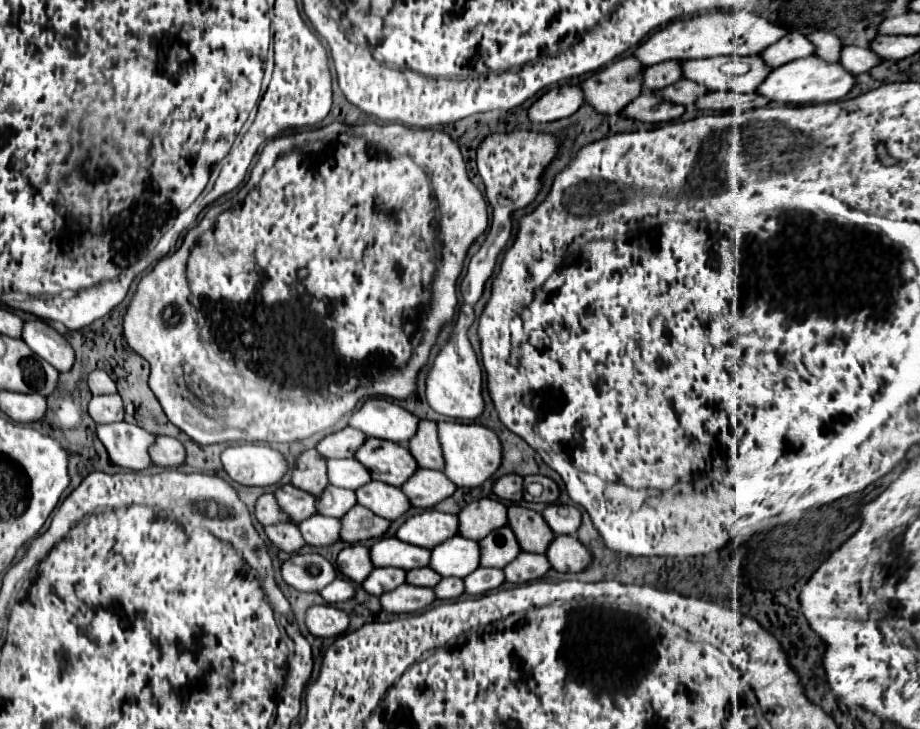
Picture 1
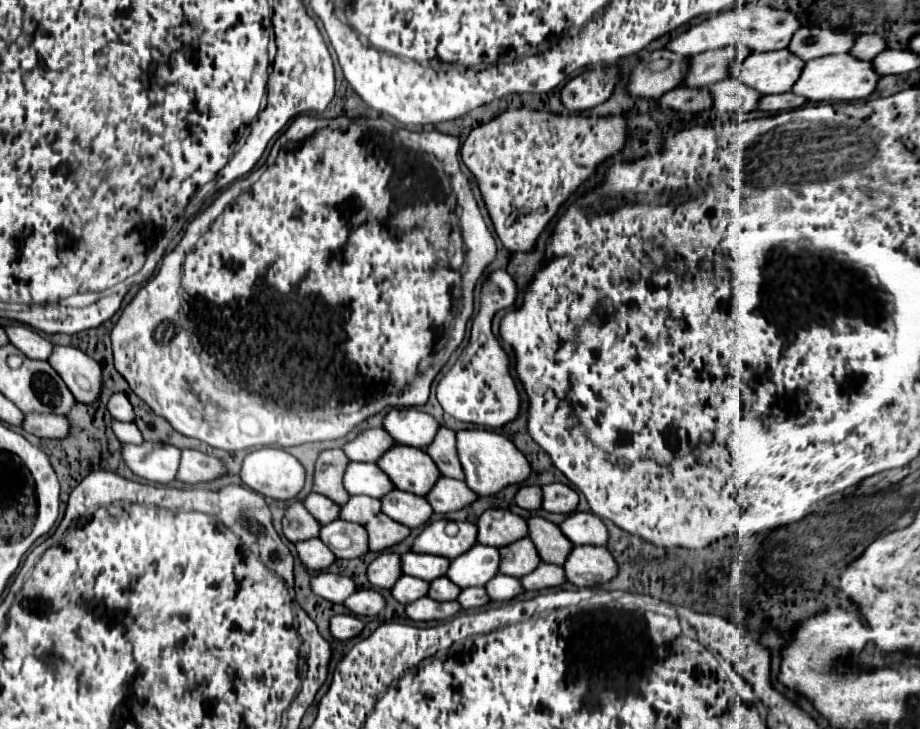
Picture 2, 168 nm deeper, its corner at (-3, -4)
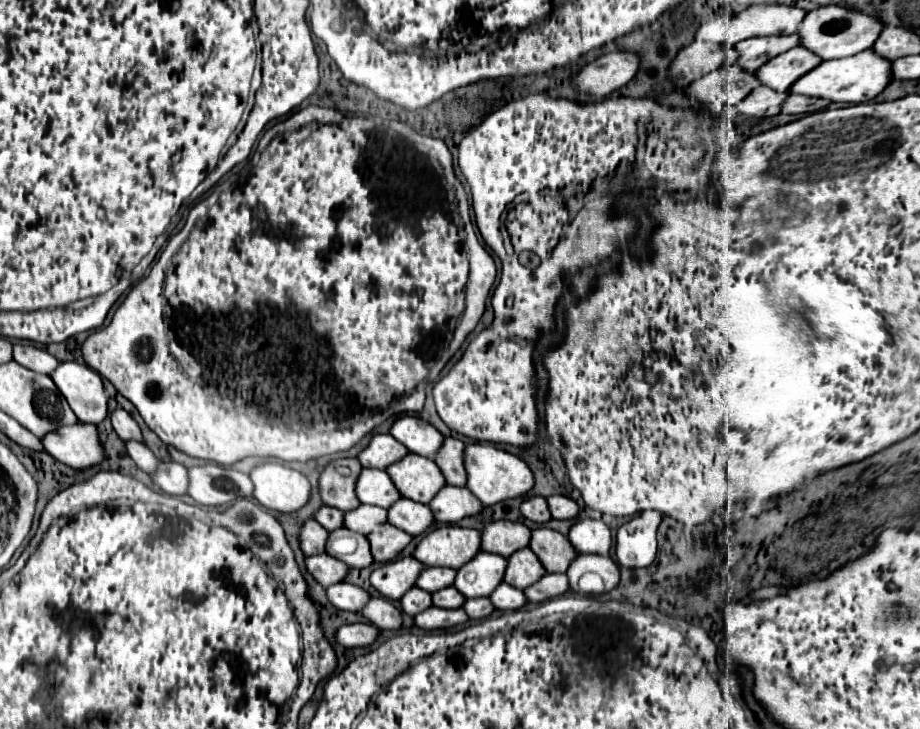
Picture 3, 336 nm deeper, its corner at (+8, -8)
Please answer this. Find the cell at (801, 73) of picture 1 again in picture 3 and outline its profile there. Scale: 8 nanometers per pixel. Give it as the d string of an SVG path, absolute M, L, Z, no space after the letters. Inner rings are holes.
M866 49L858 55L846 57L846 59L832 59L822 61L818 69L810 71L810 75L804 75L790 87L790 93L798 95L810 95L810 97L822 97L836 103L864 103L874 97L878 97L890 83L892 83L892 61L878 55L874 49Z

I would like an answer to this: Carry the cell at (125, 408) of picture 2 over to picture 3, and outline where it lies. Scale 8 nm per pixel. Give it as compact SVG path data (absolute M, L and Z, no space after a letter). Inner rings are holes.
M116 409L110 419L112 419L114 431L122 441L142 441L142 431L138 423L124 409Z

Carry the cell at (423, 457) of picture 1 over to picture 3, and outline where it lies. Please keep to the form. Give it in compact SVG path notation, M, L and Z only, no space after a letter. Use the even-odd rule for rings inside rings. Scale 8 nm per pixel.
M446 437L442 449L436 453L434 461L438 463L440 471L444 471L448 485L466 485L466 469L464 469L464 441L456 437Z

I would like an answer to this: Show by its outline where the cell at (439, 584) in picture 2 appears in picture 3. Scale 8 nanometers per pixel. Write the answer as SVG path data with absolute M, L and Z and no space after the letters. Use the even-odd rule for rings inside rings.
M446 587L438 593L434 593L432 601L436 607L442 607L442 609L460 609L464 605L466 597L456 587Z

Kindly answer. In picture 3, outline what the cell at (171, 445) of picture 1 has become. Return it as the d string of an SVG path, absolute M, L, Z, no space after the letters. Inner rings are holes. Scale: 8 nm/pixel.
M214 463L188 469L188 495L206 507L232 505L238 499L254 499L254 485L246 473L218 467Z

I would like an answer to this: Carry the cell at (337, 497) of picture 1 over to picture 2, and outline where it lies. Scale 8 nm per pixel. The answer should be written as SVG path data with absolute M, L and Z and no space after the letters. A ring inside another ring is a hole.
M353 495L353 497L349 497L349 501L345 505L341 505L339 519L365 525L379 511L381 511L381 503L377 503L377 499L367 497L367 495Z

